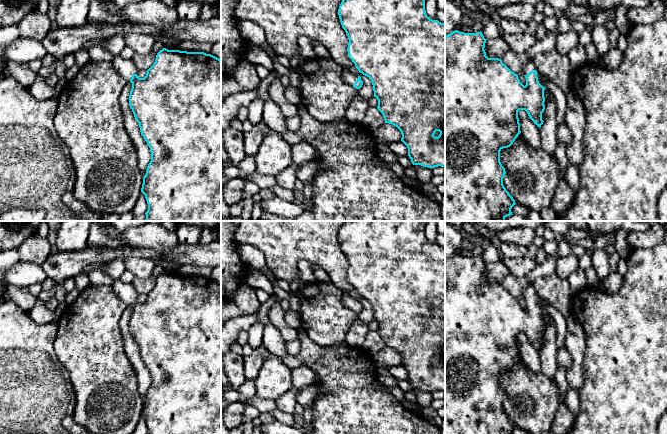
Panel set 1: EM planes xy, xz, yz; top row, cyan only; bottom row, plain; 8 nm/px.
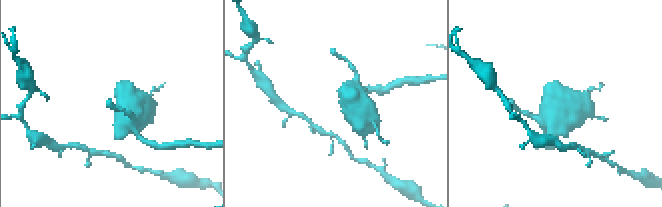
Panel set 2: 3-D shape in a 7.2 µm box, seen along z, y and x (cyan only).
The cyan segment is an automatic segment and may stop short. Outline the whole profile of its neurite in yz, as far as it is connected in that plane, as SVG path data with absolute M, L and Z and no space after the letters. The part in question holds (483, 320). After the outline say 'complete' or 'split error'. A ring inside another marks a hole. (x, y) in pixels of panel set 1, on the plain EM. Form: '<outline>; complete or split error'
M455 254L445 260L445 434L511 434L516 427L503 409L503 402L506 395L500 386L500 375L503 372L510 371L521 357L518 342L519 334L525 334L529 342L539 352L544 346L542 344L542 337L545 334L545 312L538 305L538 297L533 284L529 285L523 291L523 298L526 302L526 309L524 310L520 306L518 299L512 296L501 283L488 282L486 280L484 274L486 264L481 255L476 257L464 257Z; split error

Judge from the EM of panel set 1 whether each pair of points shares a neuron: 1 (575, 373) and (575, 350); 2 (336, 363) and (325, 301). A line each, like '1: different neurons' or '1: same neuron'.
1: same neuron
2: different neurons

